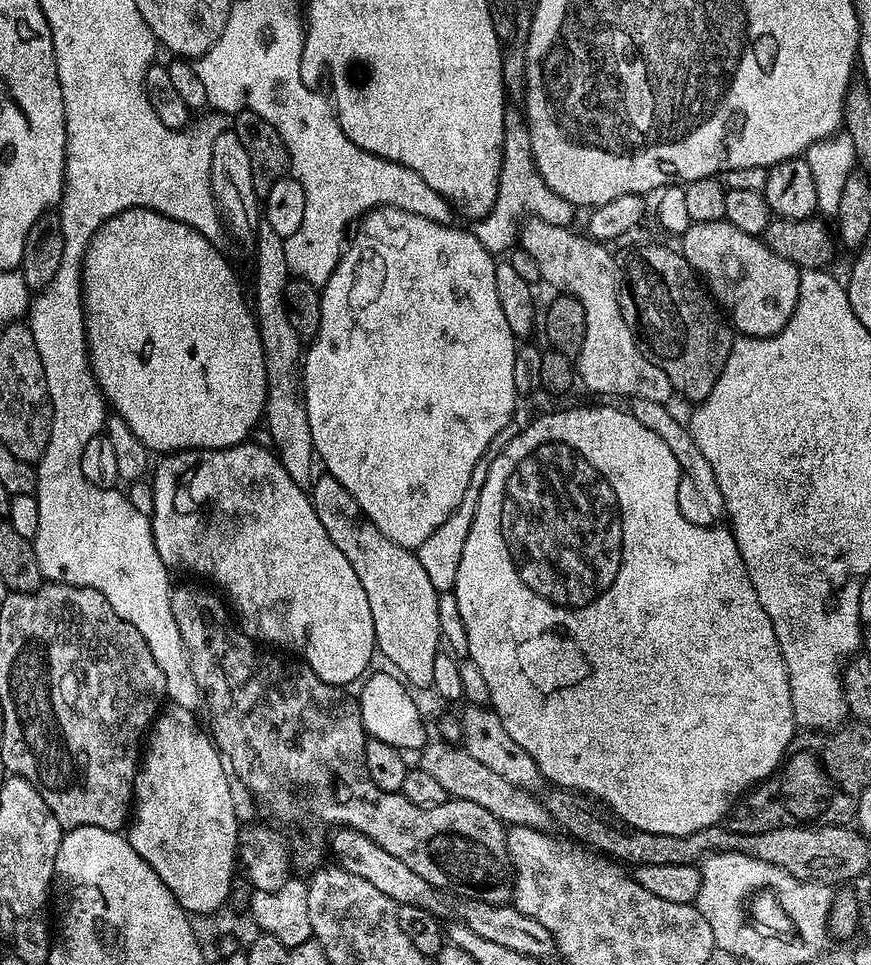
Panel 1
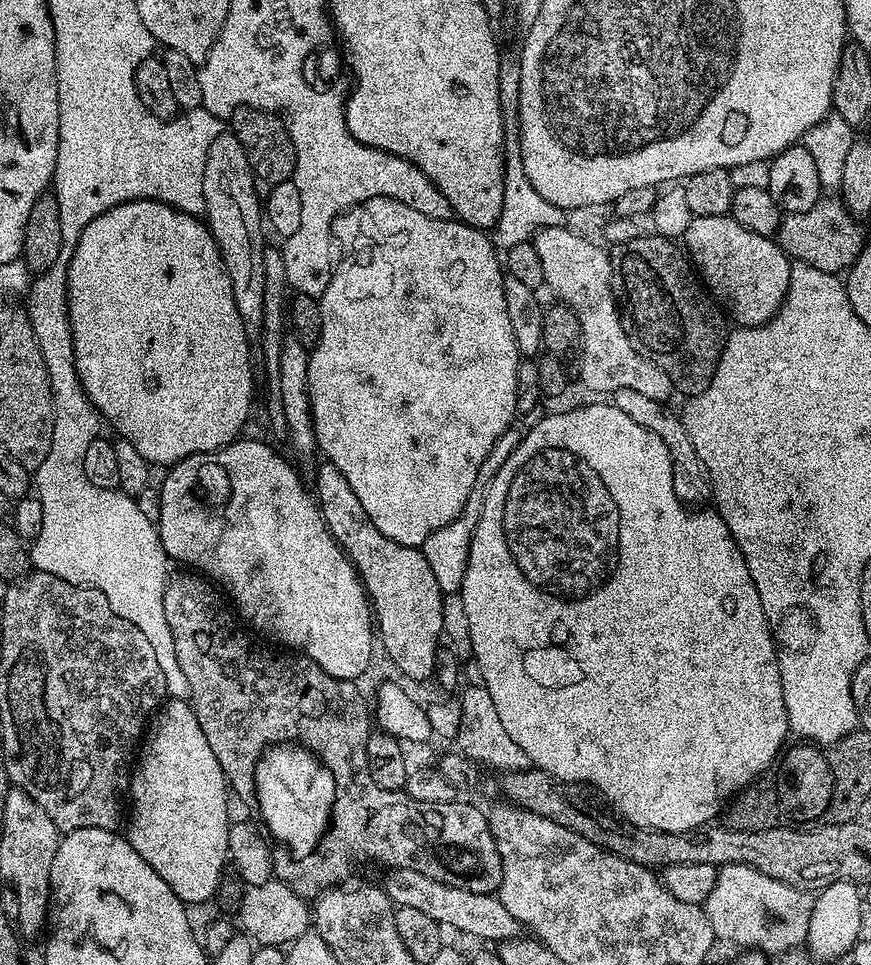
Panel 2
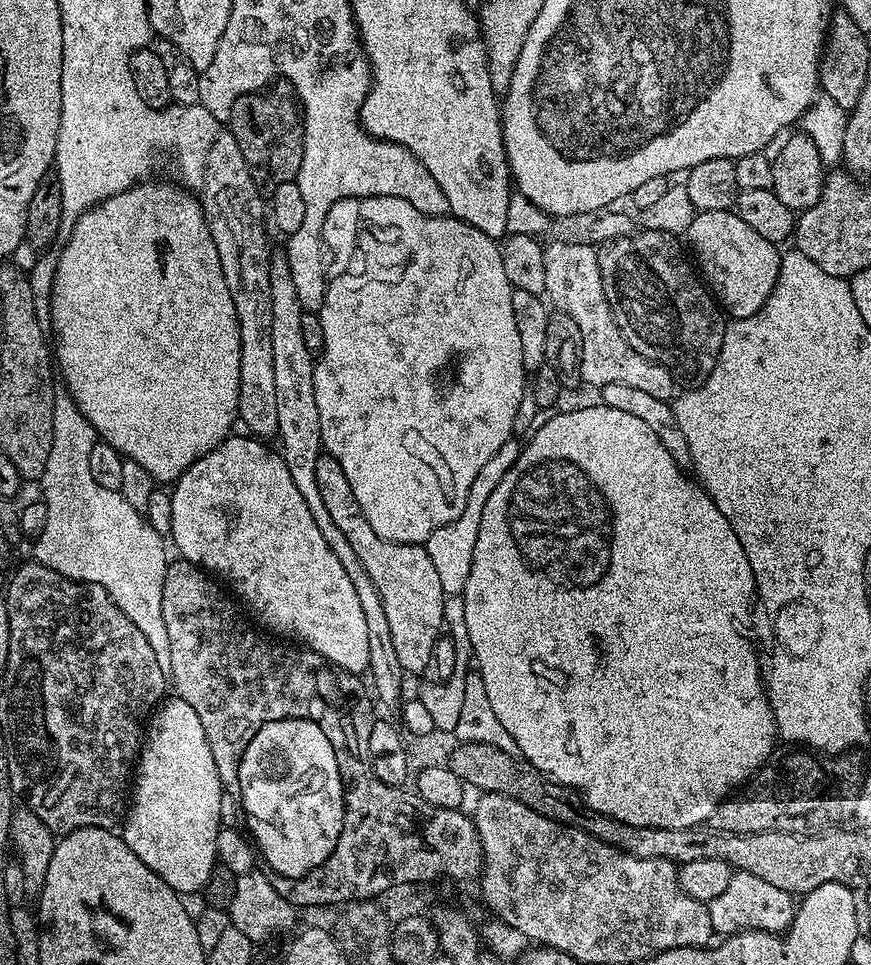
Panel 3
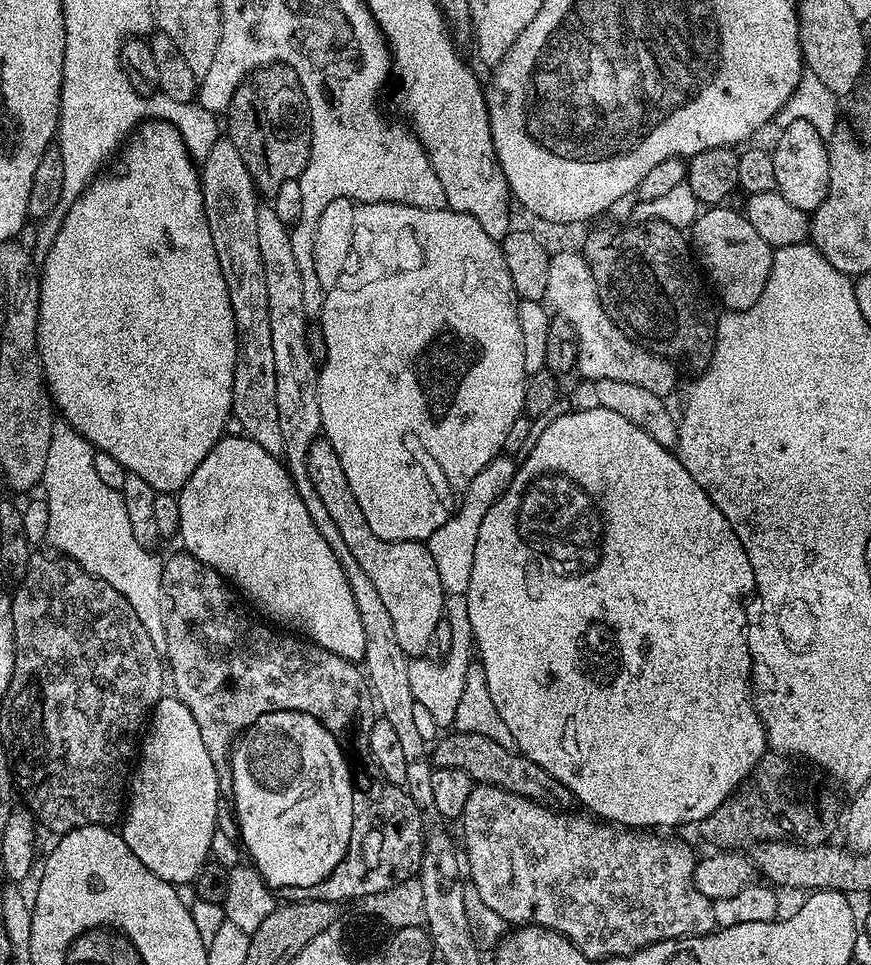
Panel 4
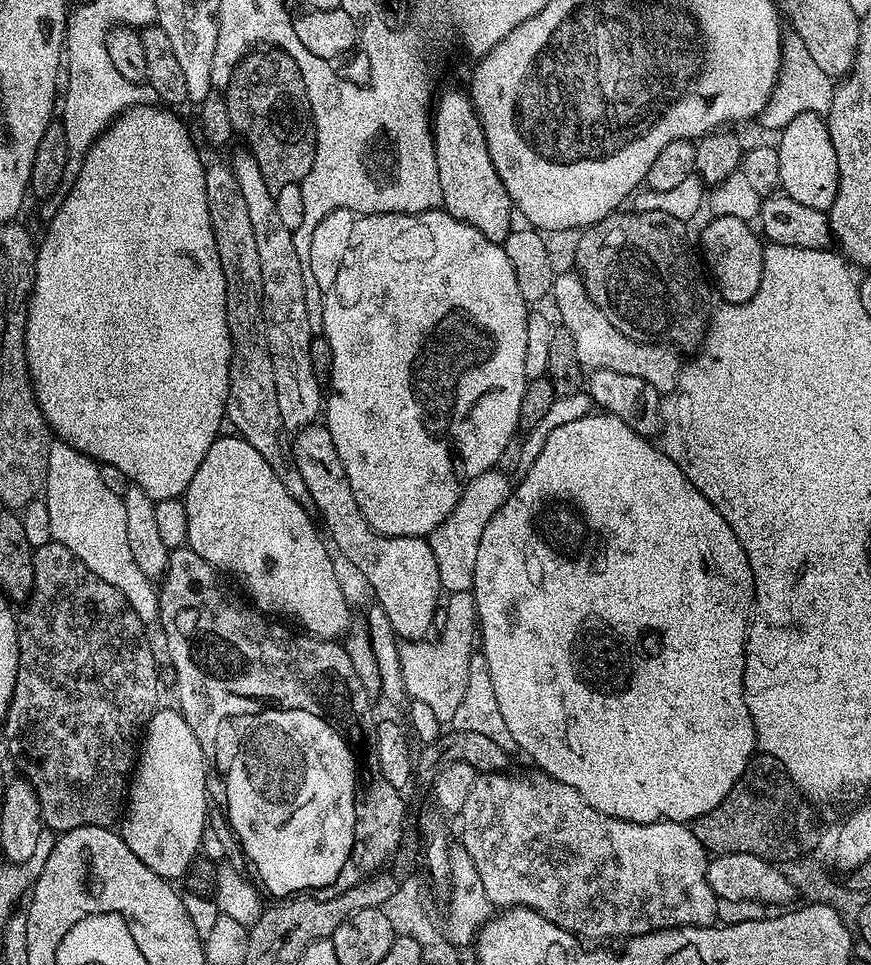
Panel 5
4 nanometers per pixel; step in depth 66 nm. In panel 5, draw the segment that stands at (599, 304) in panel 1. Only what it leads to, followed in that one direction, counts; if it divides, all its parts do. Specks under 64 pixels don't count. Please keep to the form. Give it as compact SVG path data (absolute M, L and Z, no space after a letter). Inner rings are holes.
M561 271L557 275L552 284L550 300L556 303L559 323L570 334L570 338L574 338L574 350L578 350L578 358L585 369L618 370L618 374L631 374L634 378L642 378L642 382L650 382L650 386L662 394L675 390L680 380L681 353L667 344L647 344L622 334L618 326L614 326L614 322L610 322L610 318L598 310L575 271Z

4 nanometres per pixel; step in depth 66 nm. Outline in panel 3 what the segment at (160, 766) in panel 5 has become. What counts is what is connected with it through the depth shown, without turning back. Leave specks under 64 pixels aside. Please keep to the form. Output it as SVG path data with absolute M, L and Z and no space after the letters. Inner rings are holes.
M172 694L151 713L142 736L142 747L134 765L134 779L130 784L130 803L122 821L122 835L126 846L142 858L166 886L181 894L203 893L210 874L218 866L218 836L222 829L220 811L225 788L220 783L218 767L210 742L206 742L206 730L194 711L194 706L182 697Z

